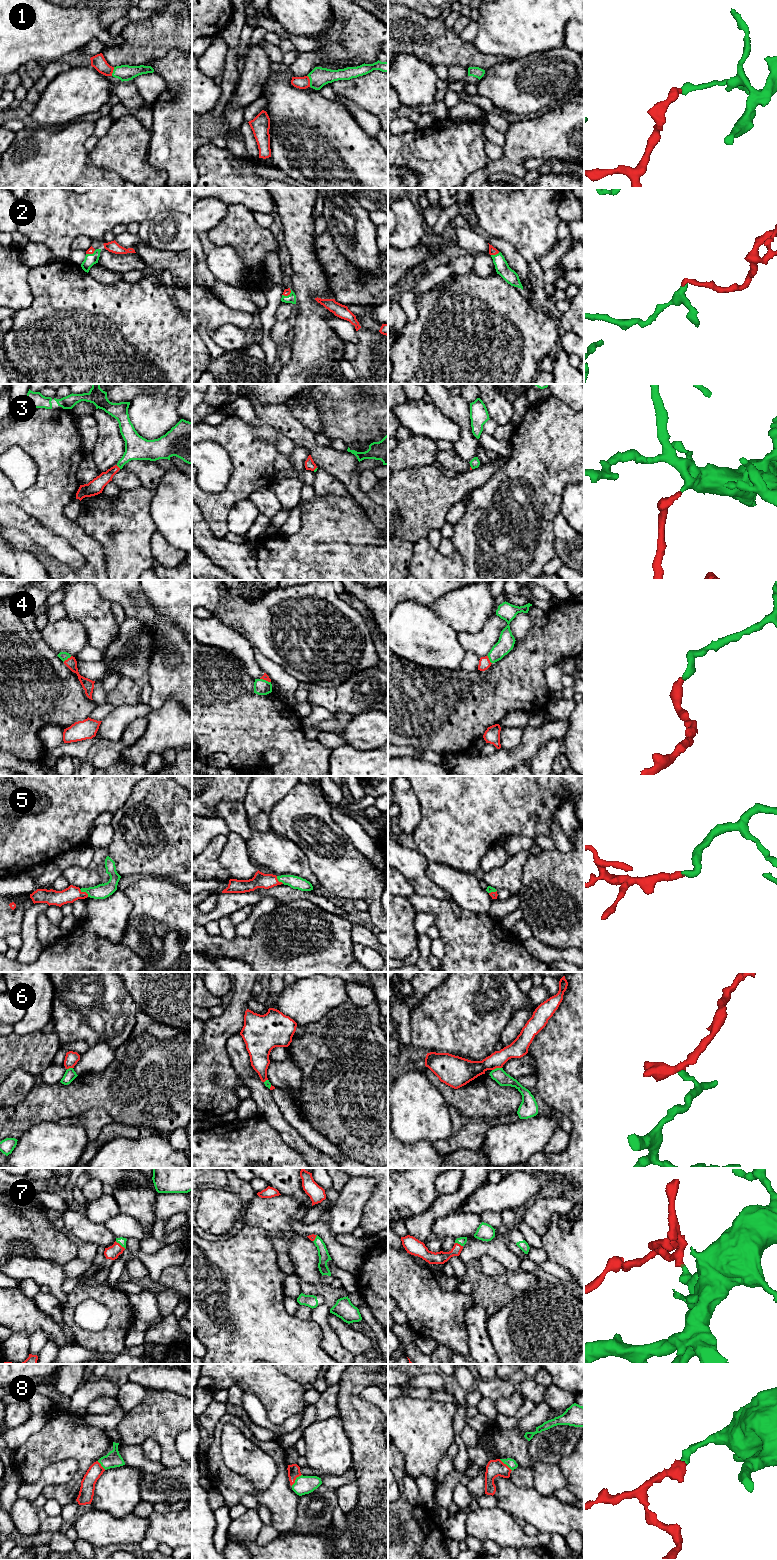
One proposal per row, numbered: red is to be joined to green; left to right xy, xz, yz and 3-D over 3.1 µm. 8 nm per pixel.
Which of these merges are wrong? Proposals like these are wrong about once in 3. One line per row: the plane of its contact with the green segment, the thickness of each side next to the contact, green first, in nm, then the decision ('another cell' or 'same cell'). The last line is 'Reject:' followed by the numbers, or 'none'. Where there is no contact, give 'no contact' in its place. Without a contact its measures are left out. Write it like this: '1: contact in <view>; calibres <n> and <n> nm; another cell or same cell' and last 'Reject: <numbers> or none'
1: contact in xz; calibres 150 and 100 nm; same cell
2: contact in yz; calibres 110 and 60 nm; same cell
3: contact in xy; calibres 190 and 120 nm; same cell
4: contact in xy; calibres 70 and 90 nm; same cell
5: contact in xy; calibres 120 and 120 nm; same cell
6: contact in yz; calibres 110 and 180 nm; another cell
7: contact in xy; calibres 60 and 110 nm; same cell
8: contact in xz; calibres 150 and 100 nm; same cell
Reject: 6

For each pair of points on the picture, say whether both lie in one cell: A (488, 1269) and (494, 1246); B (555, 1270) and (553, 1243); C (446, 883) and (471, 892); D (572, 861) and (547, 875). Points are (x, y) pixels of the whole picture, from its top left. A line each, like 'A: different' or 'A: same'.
A: different
B: different
C: same
D: same

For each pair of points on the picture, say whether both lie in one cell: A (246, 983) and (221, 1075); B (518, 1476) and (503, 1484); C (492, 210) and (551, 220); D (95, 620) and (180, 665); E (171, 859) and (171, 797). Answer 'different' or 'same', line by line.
A: same
B: different
C: same
D: different
E: same

